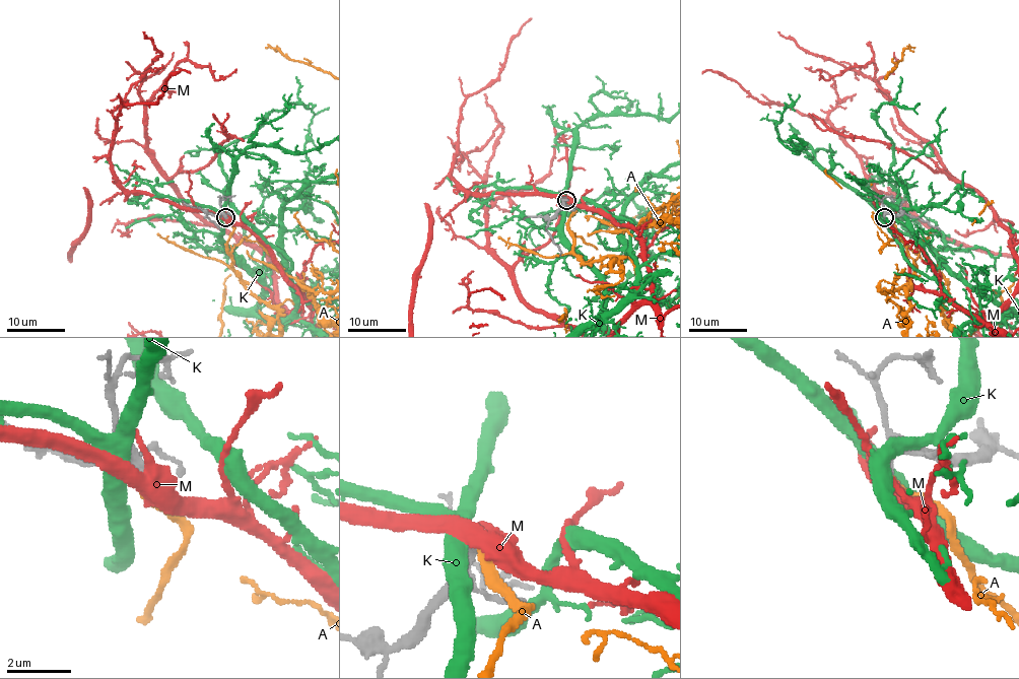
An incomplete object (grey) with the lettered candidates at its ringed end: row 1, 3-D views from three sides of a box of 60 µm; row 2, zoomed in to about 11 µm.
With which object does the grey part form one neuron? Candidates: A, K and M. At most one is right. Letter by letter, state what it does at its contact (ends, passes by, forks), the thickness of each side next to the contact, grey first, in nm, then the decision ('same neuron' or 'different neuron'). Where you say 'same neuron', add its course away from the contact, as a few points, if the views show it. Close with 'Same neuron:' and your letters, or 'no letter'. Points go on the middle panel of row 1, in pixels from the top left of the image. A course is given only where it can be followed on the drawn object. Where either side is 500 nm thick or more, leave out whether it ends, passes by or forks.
A: it ends | 420/280 nm | same neuron
K: it forks | 320/420 nm | different neuron
M: it forks | 380/440 nm | different neuron
Same neuron: A

